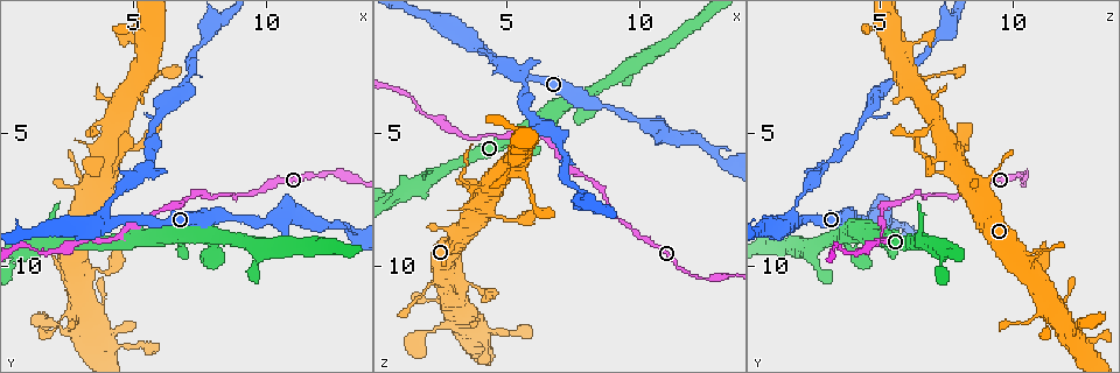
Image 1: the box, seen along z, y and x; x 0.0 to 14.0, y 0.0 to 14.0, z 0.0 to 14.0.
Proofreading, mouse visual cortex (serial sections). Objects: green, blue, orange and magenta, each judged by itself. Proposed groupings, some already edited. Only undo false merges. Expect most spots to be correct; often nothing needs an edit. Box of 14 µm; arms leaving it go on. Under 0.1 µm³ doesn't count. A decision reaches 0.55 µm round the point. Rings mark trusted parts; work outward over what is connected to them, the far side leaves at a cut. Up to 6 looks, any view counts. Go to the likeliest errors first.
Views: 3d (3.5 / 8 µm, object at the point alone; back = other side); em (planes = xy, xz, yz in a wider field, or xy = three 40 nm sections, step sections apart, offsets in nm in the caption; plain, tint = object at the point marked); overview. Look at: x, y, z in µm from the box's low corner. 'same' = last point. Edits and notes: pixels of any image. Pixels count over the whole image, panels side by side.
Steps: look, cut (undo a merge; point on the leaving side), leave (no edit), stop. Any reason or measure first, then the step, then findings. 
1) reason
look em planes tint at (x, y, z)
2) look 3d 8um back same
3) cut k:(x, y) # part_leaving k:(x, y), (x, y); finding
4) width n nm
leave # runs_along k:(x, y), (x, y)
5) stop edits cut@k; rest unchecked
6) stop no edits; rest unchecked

thick turns thin
look 3d 8um back at (4.1, 8.4, 1.9)

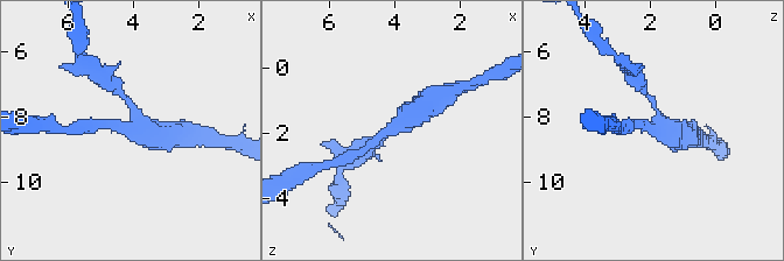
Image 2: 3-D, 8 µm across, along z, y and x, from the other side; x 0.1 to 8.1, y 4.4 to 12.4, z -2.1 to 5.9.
look em xy step 2 tint at (4.1, 8.3, 1.9)

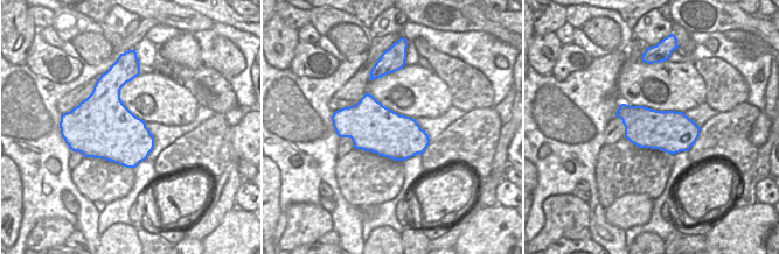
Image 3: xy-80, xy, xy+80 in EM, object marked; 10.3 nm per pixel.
leave # all the same cell

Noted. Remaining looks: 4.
look 3d 3.5um back at (4.4, 5.7, 8.1)

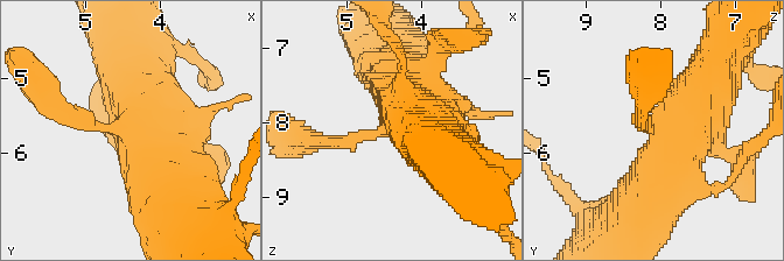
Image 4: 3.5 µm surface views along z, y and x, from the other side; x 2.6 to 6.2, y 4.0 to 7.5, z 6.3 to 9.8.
shape alone is not enough
look em planes tint at (4.40, 5.65, 8.00)

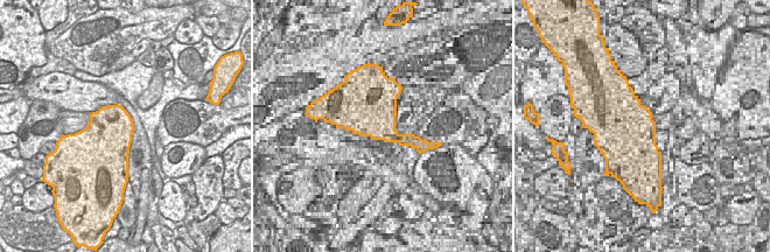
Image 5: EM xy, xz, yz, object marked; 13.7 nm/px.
leave # runs_along 4:(638, 207), (659, 183), (709, 79); continuous, no second cell

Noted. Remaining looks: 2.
three-way junction
look 3d 8um at (9.6, 9.5, 2.4)

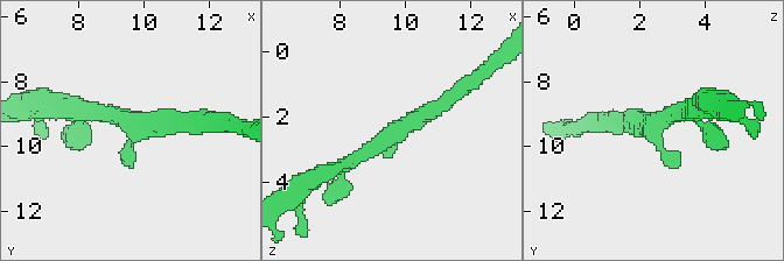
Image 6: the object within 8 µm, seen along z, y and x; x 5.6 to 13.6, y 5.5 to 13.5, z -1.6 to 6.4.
closer look
look 3d 3.5um back at (9.6, 9.4, 2.5)

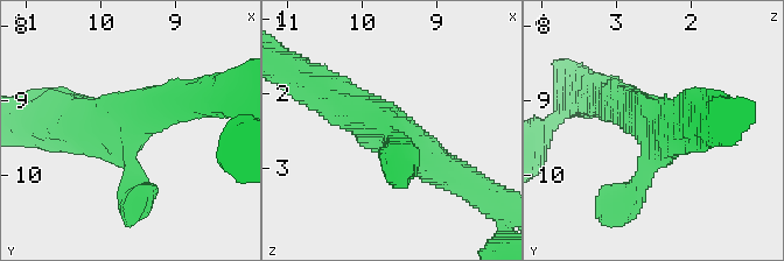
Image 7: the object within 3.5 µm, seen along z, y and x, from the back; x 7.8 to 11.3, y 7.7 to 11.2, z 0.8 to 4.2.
arm_widths 250, 500, 600 nm
leave # runs_along 7:(443, 171), (383, 124), (314, 85); continuous, no second cell

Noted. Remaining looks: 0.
stop no edits; rest unchecked

